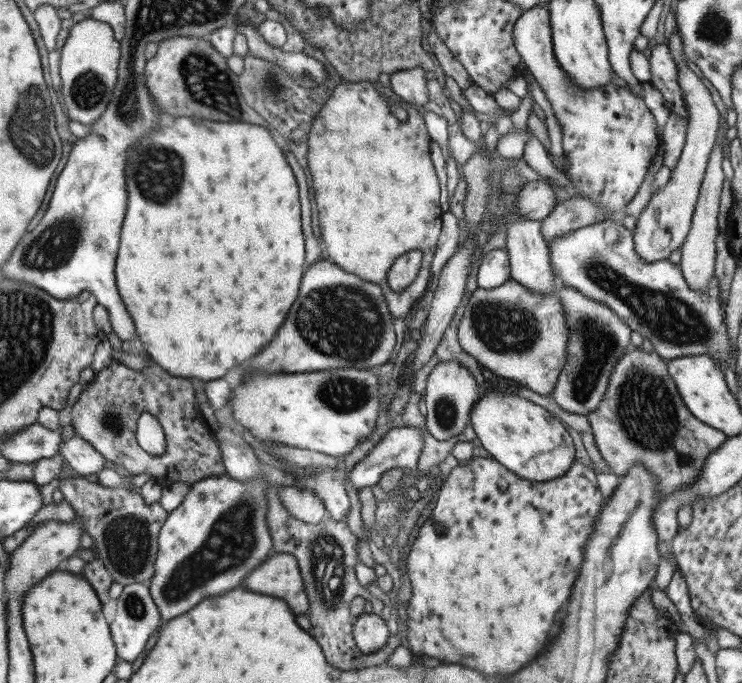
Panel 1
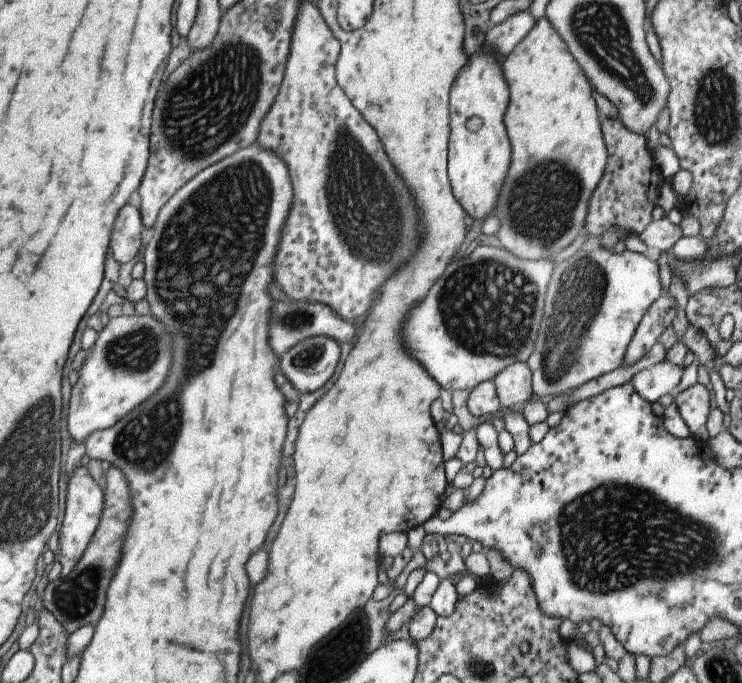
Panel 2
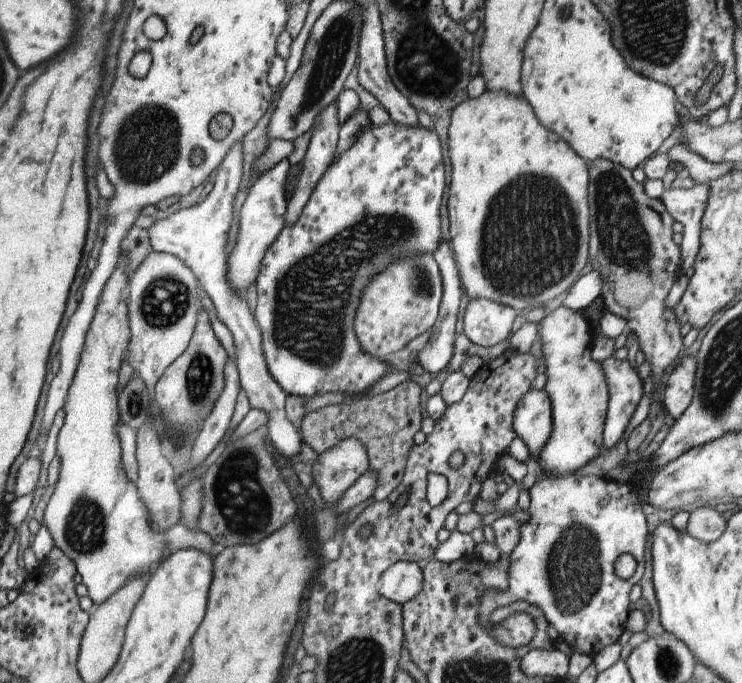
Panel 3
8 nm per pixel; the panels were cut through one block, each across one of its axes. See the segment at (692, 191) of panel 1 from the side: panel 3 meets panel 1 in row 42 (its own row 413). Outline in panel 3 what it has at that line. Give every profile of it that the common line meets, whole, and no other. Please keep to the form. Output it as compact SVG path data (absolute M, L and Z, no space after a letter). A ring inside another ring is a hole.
M683 356L669 373L665 390L663 390L663 402L665 414L677 419L685 411L693 395L693 380L696 368L696 358Z

